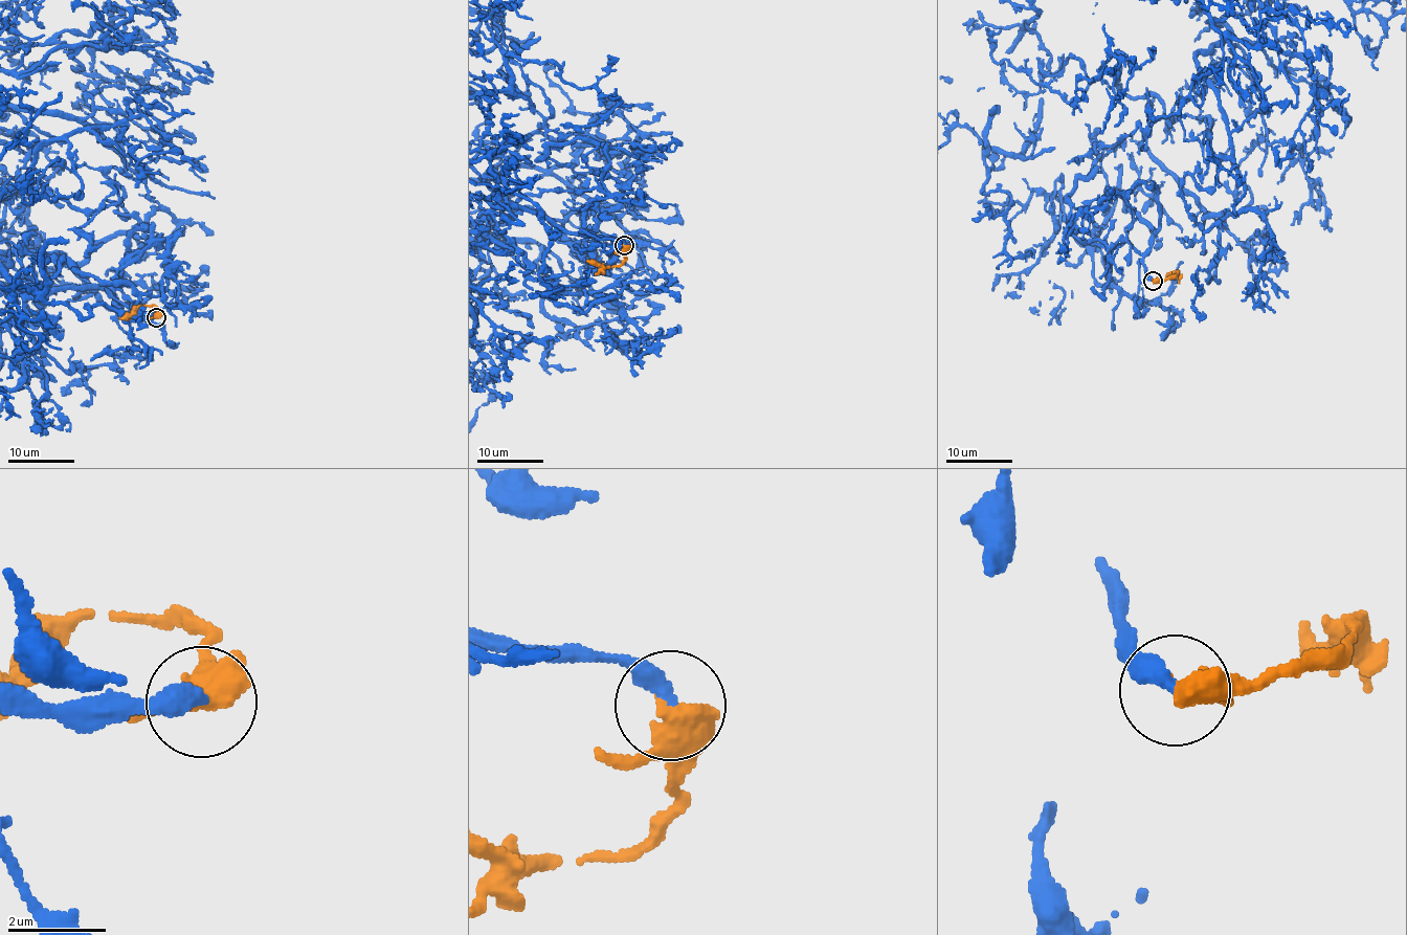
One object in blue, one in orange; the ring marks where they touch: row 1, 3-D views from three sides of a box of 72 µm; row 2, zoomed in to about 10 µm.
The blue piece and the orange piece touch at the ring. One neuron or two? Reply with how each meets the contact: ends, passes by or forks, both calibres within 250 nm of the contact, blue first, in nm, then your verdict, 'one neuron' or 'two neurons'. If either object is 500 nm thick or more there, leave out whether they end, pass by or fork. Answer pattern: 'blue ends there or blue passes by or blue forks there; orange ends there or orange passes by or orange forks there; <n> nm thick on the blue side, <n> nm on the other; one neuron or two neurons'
blue ends there; orange passes by; 380 nm thick on the blue side, 480 nm on the other; one neuron

